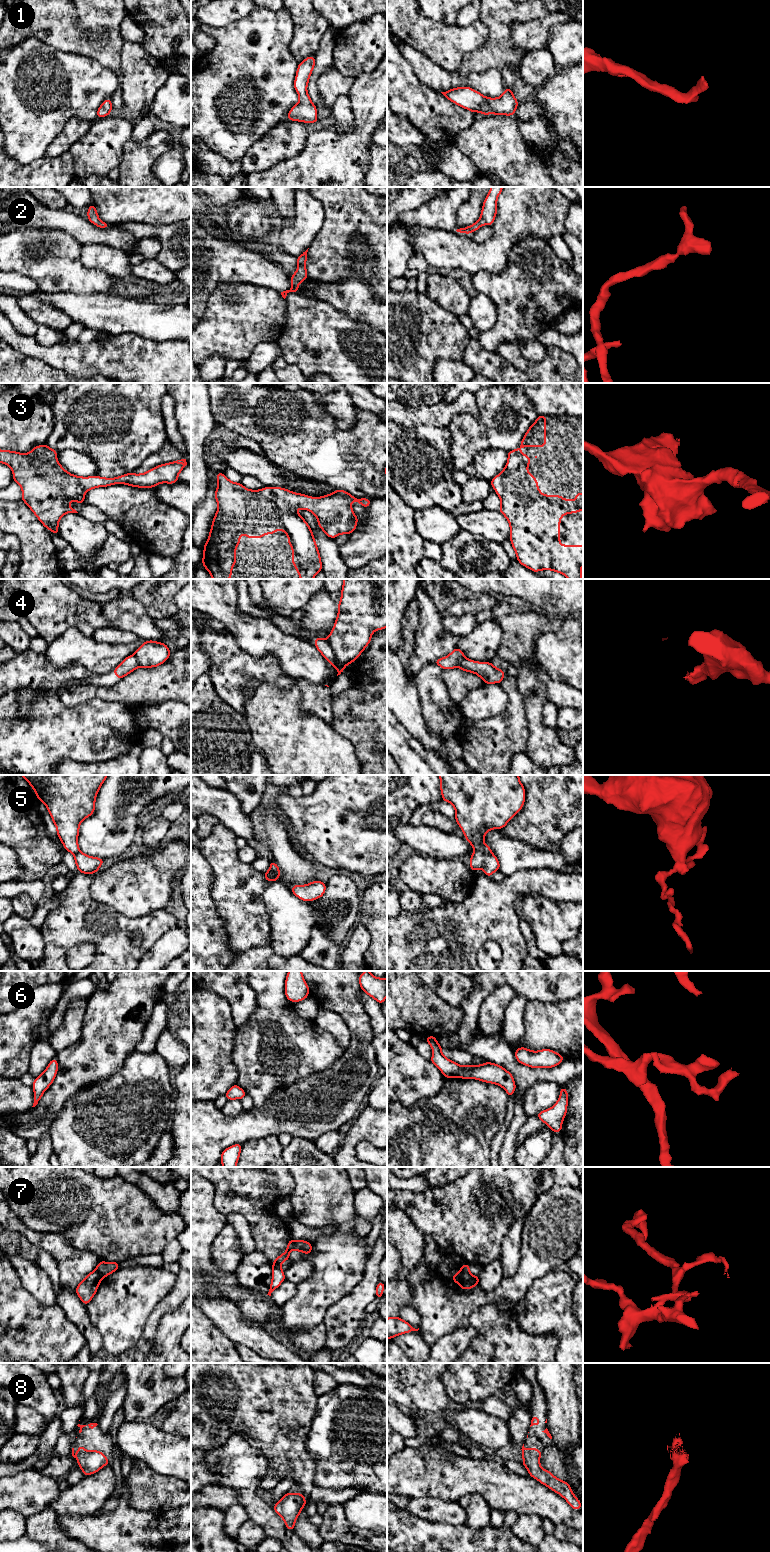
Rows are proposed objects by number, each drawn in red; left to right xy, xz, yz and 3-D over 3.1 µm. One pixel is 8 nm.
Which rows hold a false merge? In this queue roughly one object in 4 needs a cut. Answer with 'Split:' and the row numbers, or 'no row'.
Split: 4, 5, 7

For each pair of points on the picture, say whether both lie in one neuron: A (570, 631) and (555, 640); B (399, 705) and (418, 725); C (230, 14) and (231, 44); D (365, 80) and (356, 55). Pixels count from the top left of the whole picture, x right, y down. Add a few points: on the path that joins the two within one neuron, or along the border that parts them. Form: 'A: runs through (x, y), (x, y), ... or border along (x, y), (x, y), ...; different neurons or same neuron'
A: runs through (566, 635), (559, 640); same neuron
B: runs through (404, 710), (413, 720); same neuron
C: border along (251, 11), (224, 26), (207, 25); different neurons
D: border along (376, 67), (369, 72), (363, 72), (355, 77); different neurons

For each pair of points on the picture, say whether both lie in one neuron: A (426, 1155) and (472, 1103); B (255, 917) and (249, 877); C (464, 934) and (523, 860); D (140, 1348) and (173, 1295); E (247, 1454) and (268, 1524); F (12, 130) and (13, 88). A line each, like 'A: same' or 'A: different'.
A: same
B: same
C: different
D: same
E: same
F: same

